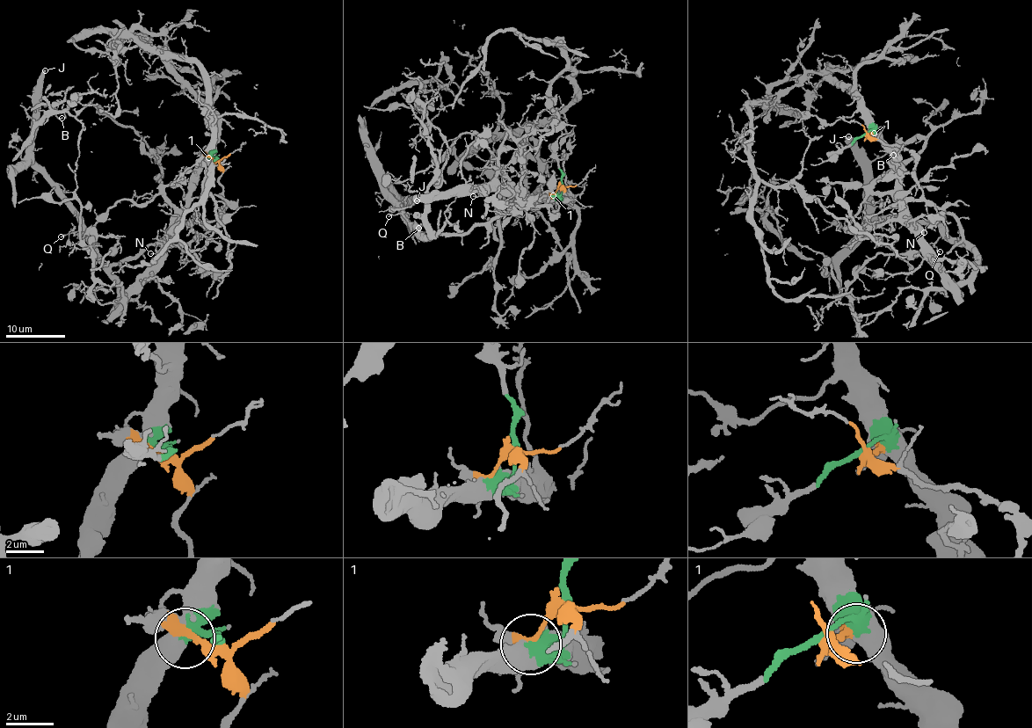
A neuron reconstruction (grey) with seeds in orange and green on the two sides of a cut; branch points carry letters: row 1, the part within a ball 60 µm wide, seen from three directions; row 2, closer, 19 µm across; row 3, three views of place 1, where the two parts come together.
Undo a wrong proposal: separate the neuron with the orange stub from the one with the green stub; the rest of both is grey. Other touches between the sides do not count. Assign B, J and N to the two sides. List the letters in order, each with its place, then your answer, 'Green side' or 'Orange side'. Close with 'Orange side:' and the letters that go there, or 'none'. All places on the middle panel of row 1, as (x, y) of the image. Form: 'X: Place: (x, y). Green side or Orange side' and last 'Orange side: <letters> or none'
B: Place: (418, 228). Orange side
J: Place: (417, 200). Orange side
N: Place: (473, 196). Green side
Orange side: B, J

